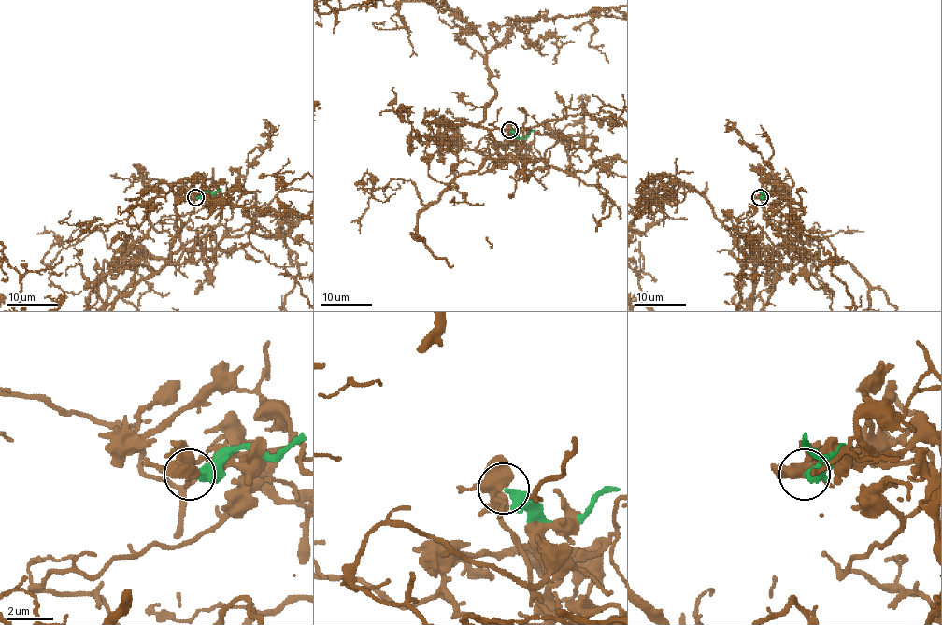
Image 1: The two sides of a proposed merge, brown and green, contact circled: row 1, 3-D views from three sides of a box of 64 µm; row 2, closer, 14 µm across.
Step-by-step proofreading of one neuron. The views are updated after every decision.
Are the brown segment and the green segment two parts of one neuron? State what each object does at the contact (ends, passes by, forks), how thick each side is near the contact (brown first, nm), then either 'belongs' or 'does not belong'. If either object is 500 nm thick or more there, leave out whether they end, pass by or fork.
brown forks; green passes by; calibres 400 and 240 nm; does not belong

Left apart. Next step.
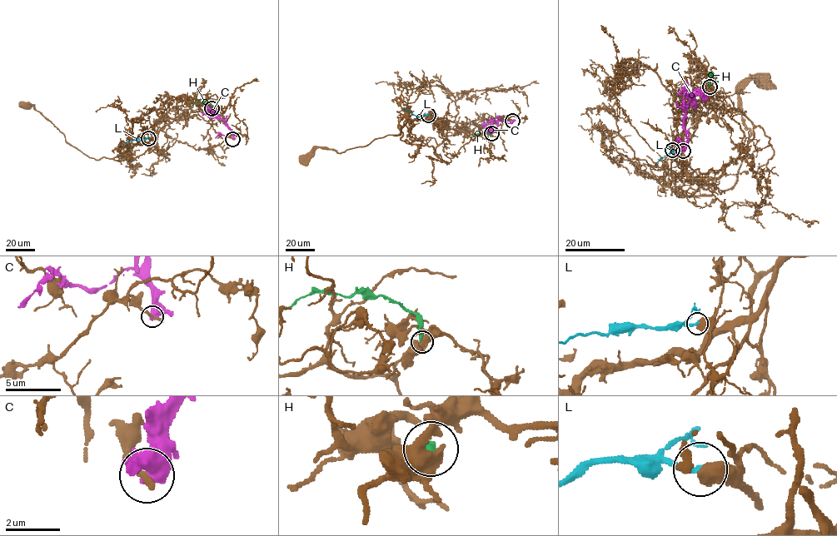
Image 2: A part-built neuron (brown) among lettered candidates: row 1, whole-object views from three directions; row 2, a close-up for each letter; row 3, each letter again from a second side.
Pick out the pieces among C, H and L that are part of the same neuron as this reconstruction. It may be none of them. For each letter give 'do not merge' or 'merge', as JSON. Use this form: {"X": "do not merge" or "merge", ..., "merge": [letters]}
{"C": "do not merge", "H": "do not merge", "L": "do not merge", "merge": []}

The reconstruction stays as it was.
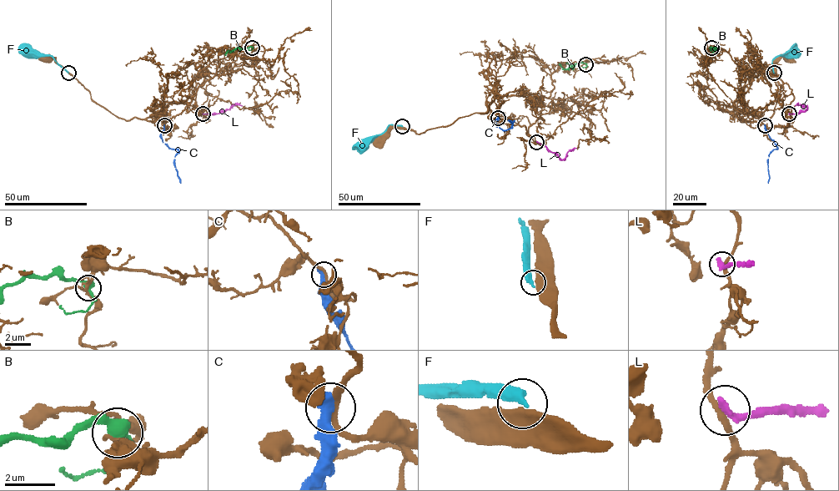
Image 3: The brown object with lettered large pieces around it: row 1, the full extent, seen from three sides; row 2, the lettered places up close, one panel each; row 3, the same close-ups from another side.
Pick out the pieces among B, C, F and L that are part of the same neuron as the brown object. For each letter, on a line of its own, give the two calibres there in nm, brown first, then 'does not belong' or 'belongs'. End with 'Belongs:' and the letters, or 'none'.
B: 200/400 nm | does not belong
C: 240/600 nm | does not belong
F: 480/440 nm | does not belong
L: 240/360 nm | does not belong
Belongs: none

